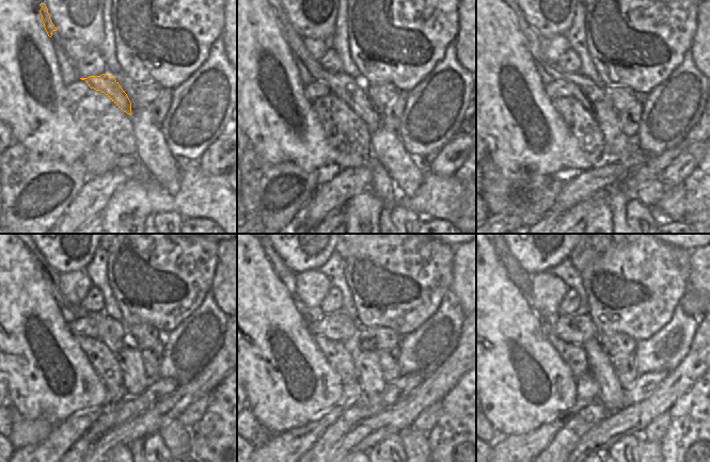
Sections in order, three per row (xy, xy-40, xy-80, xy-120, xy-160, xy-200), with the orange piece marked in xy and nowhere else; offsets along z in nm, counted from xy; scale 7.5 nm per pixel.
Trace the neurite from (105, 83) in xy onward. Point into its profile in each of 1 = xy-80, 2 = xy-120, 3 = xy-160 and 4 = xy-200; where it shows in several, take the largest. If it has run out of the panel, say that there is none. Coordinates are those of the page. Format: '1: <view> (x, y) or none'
1: xy-80 (590, 95)
2: xy-120 (112, 333)
3: xy-160 (369, 377)
4: xy-200 (611, 392)

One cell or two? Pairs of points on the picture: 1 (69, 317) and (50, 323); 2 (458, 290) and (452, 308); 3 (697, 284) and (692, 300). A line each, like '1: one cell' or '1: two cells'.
1: two cells
2: two cells
3: two cells

